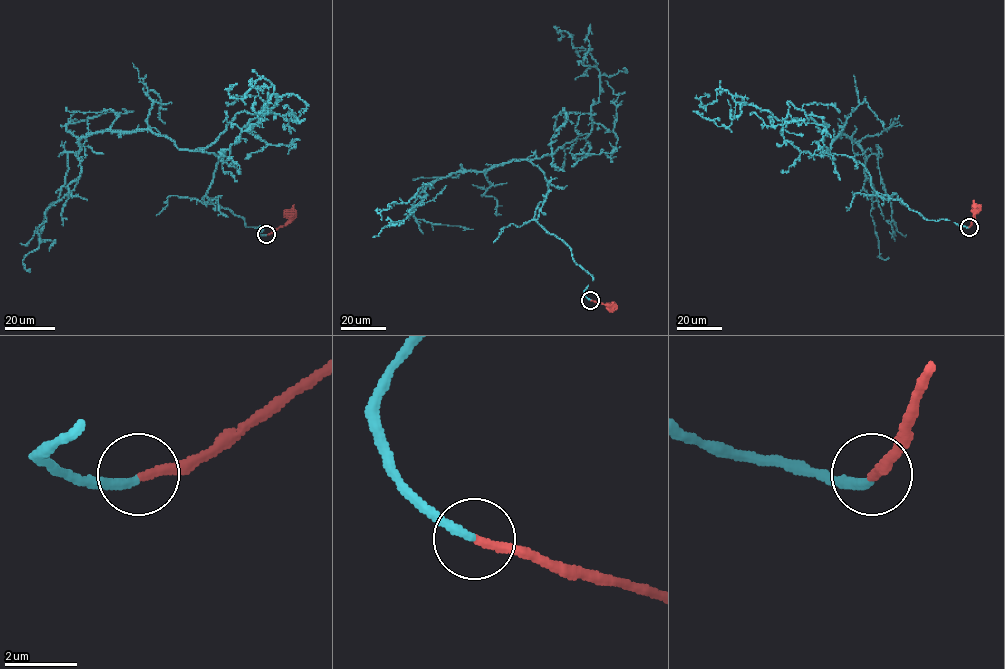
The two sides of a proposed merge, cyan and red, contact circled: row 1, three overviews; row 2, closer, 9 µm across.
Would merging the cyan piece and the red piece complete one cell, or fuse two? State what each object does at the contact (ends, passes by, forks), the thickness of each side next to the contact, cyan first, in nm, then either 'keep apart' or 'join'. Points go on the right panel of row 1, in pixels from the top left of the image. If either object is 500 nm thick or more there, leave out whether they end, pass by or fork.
cyan ends | red ends | 240/240 nm | join

